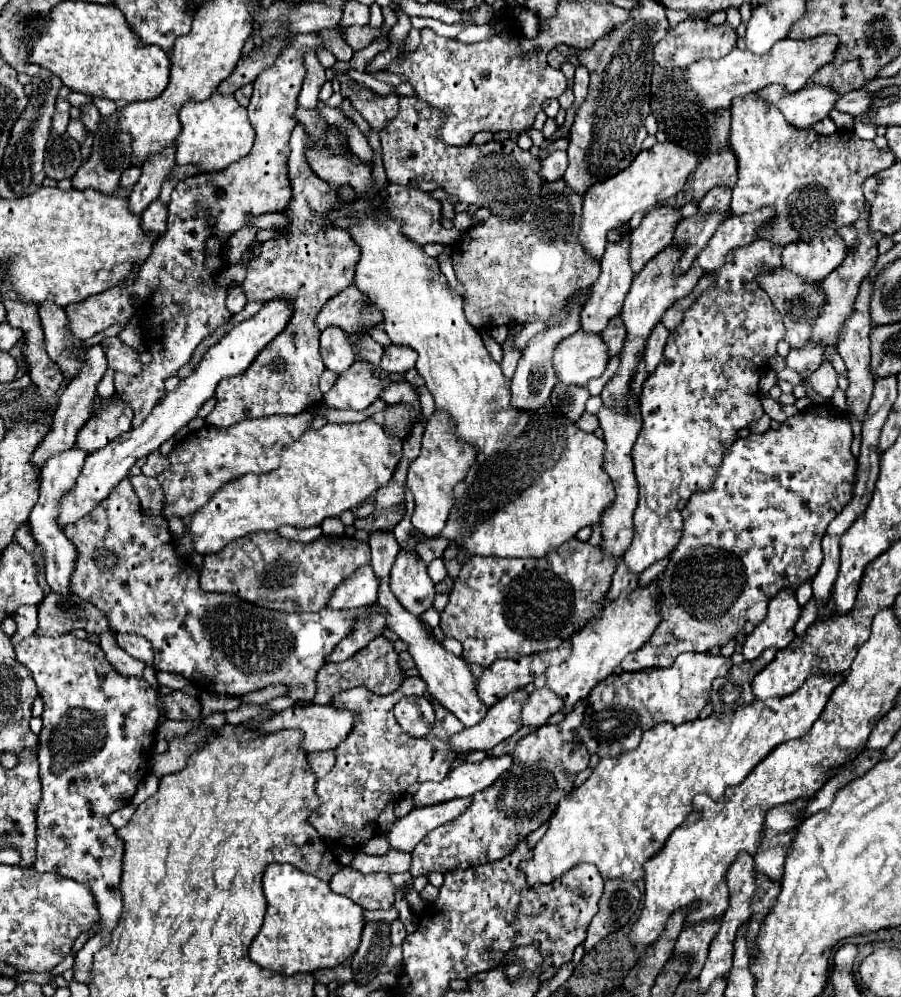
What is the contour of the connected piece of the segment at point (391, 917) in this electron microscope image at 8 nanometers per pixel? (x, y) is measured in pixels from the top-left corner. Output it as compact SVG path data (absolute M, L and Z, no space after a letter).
M390 908L390 910L378 910L378 912L364 912L364 920L384 920L384 922L394 922L398 918L398 910Z

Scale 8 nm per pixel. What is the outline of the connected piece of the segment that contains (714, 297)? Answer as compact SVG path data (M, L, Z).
M756 240L754 244L732 250L724 264L712 274L714 284L694 300L678 328L670 332L664 360L644 382L640 396L644 424L632 448L640 500L634 512L634 540L622 558L634 574L640 574L678 546L682 538L684 504L694 492L706 492L712 486L722 454L734 444L738 430L748 428L750 422L764 414L758 396L758 380L768 370L768 360L776 354L776 344L784 338L784 324L768 294L758 286L756 276L764 270L778 268L782 268L782 248L774 248L770 240Z

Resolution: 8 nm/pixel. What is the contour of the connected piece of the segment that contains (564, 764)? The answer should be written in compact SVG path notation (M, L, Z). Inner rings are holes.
M588 698L578 700L572 712L560 724L544 724L532 734L524 736L510 752L514 764L506 770L498 782L474 796L472 806L450 824L444 824L414 848L412 852L412 876L428 876L430 872L466 870L478 864L494 862L514 850L514 846L542 826L556 810L560 798L570 794L574 778L580 770L588 768L590 754L584 742L576 736L576 728L584 720Z

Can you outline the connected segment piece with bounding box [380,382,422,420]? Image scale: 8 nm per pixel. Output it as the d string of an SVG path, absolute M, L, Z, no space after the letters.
M392 382L380 396L386 404L398 404L398 402L406 402L412 404L416 410L416 420L422 420L422 410L420 410L420 400L414 392L414 388L408 382Z

